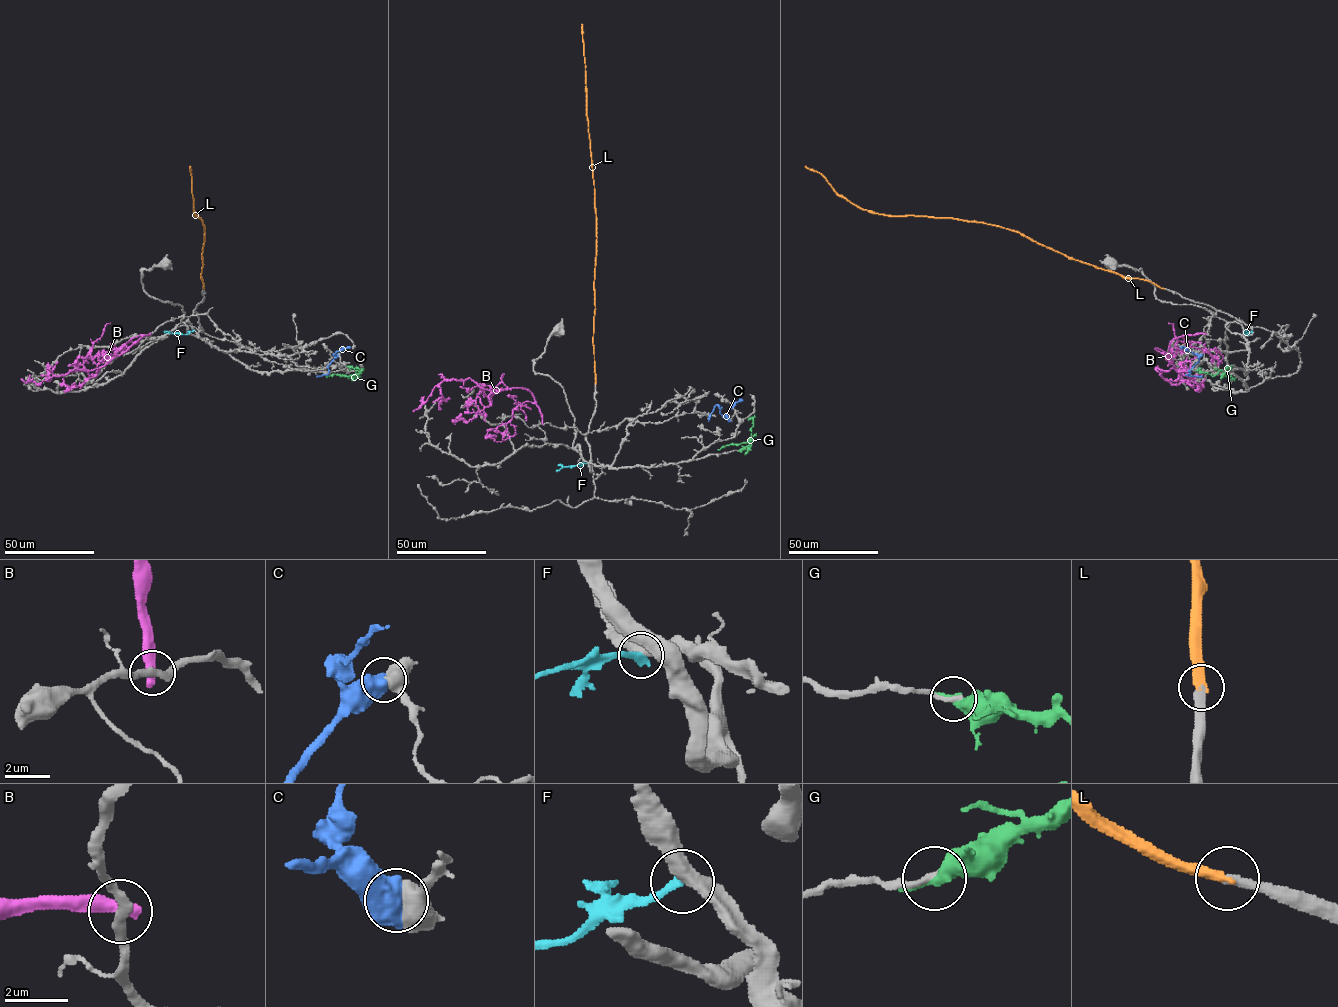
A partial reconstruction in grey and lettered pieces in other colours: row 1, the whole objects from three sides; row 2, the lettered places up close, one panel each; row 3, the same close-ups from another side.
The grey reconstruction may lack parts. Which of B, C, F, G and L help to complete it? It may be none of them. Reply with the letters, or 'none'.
L

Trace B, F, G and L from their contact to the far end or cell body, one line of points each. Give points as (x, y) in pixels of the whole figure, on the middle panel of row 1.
B: (543, 424), (530, 391), (514, 387), (493, 392), (470, 378), (441, 383), (440, 410)
F: (586, 463), (563, 466), (556, 471)
G: (740, 450), (751, 445), (747, 441), (751, 436), (753, 419), (748, 419)
L: (595, 383), (596, 216), (581, 24)

